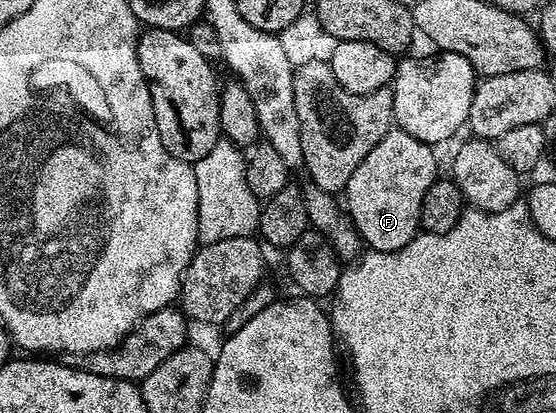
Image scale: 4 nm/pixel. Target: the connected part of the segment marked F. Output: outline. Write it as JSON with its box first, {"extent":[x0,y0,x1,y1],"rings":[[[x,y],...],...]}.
{"extent":[344,127,440,253],"rings":[[[391,127],[384,139],[380,139],[380,143],[364,155],[360,167],[352,171],[352,179],[348,179],[344,190],[344,209],[351,225],[362,238],[363,246],[391,253],[400,251],[400,247],[418,236],[424,195],[428,195],[428,187],[432,187],[432,183],[440,177],[433,151],[429,144],[413,138],[400,128]]]}

